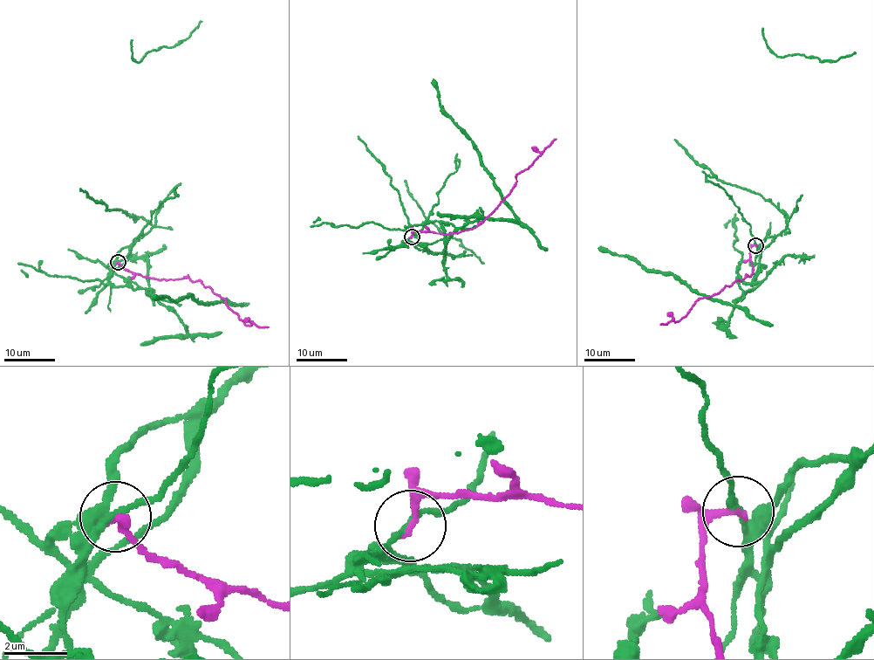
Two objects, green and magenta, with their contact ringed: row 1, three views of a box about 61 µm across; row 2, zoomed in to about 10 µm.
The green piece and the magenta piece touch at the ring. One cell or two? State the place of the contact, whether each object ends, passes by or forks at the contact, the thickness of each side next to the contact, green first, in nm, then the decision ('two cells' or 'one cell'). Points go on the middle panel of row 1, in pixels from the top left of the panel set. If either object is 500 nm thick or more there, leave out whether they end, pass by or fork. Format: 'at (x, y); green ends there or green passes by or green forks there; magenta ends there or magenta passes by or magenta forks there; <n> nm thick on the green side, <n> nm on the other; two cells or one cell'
at (412, 237); green passes by; magenta ends there; 170 nm thick on the green side, 240 nm on the other; two cells

